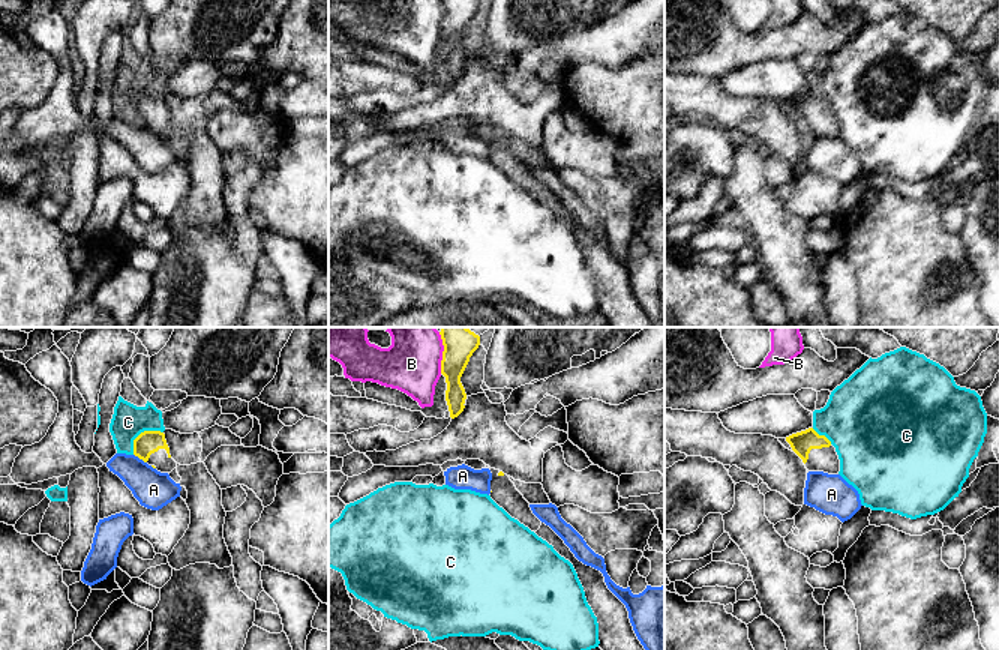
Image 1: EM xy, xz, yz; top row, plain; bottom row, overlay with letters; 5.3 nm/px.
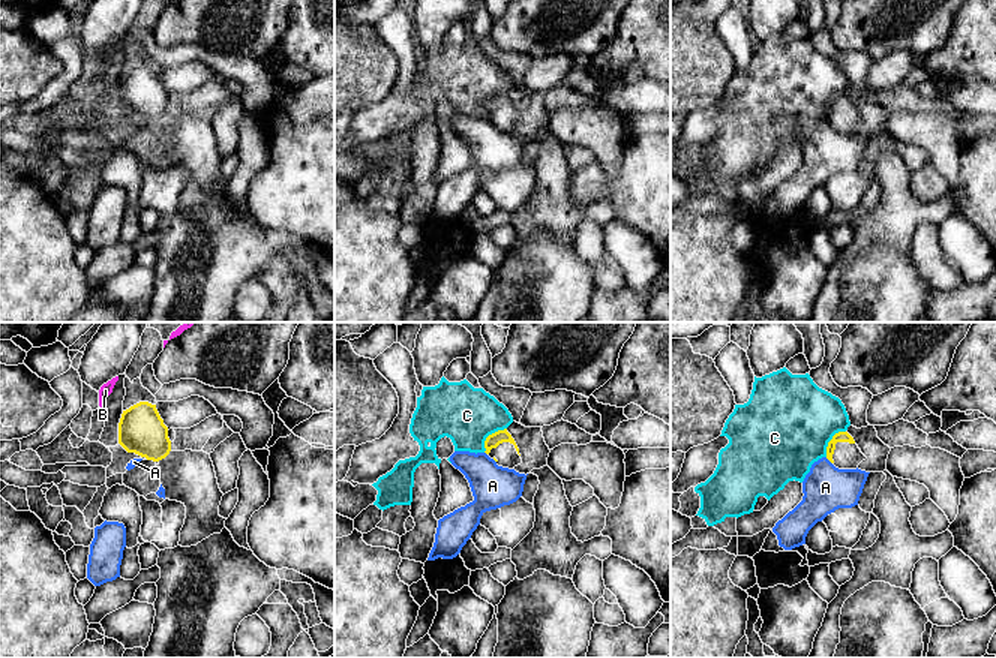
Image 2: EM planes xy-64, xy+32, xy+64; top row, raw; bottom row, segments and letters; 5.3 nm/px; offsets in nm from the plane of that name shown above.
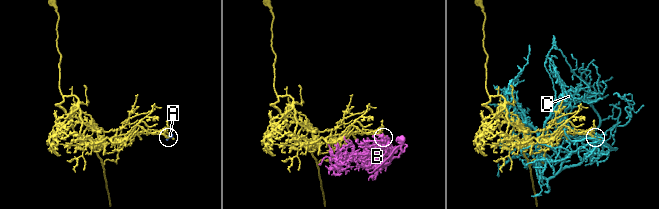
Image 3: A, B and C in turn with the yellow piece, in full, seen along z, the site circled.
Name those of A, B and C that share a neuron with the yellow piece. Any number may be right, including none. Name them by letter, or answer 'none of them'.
none of them

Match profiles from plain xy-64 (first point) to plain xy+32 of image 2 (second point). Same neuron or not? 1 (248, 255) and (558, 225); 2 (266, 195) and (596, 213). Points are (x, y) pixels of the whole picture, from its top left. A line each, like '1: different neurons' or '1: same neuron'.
1: different neurons
2: different neurons

